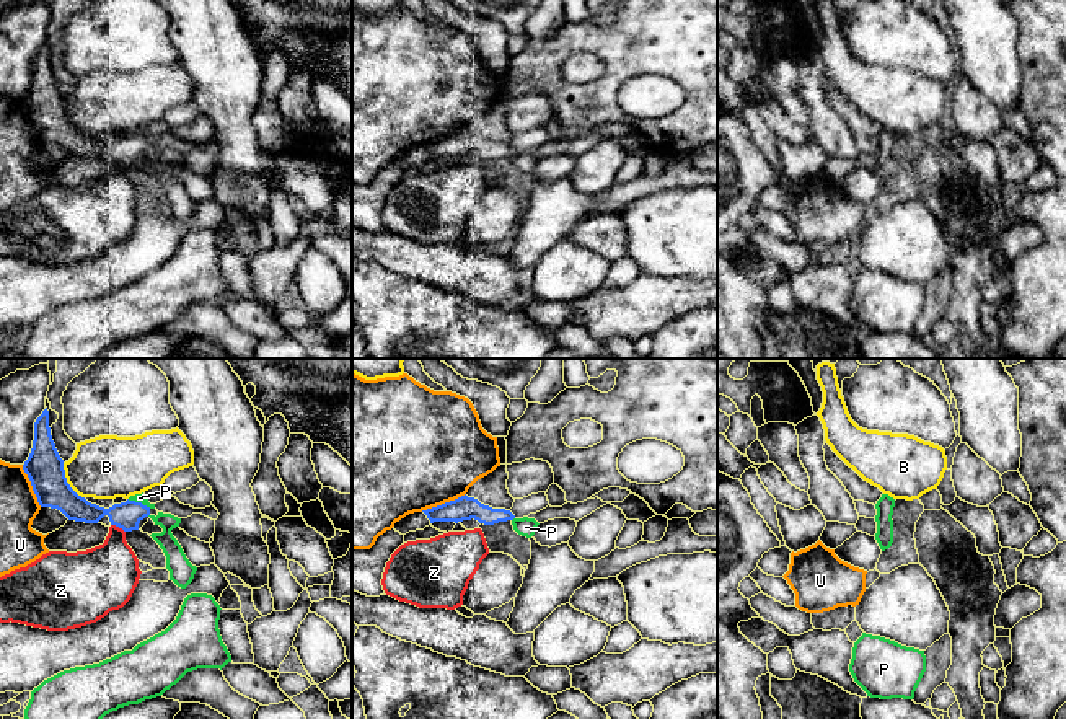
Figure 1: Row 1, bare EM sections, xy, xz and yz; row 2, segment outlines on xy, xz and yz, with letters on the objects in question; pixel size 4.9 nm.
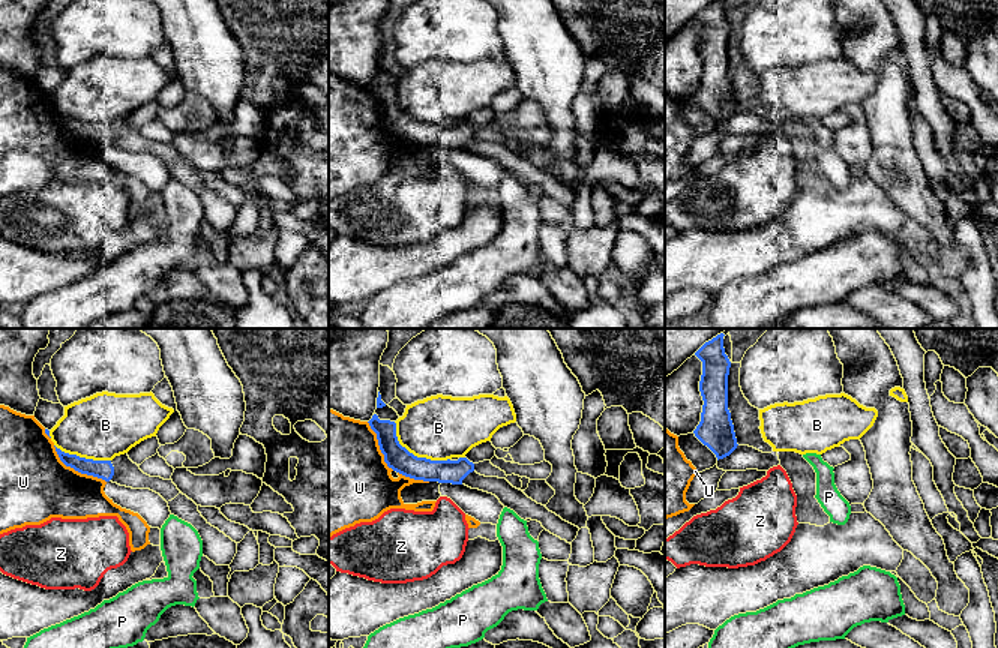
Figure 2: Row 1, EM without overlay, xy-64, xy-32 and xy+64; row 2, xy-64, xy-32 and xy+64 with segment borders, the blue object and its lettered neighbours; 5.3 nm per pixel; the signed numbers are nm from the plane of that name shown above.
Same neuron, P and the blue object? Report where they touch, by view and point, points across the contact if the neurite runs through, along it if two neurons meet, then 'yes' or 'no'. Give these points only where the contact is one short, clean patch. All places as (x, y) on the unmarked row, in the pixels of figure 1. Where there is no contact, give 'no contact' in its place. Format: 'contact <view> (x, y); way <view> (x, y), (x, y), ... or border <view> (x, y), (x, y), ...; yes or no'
contact xy (139, 137); border xy (127, 134), (150, 142); no

